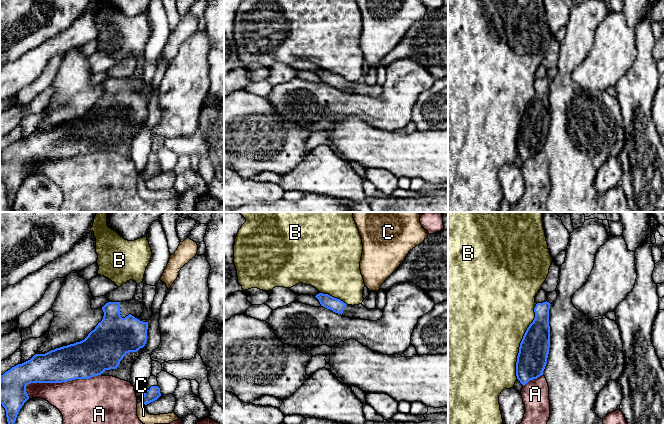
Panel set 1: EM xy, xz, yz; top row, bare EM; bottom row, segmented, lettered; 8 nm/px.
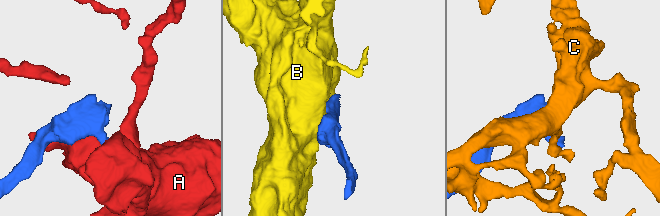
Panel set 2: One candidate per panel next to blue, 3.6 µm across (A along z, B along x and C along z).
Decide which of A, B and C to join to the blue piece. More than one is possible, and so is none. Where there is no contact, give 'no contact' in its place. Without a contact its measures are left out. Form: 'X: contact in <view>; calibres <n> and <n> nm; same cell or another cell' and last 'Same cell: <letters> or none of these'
A: contact in xy; calibres 280 and 360 nm; another cell
B: contact in yz; calibres 240 and 500 nm; another cell
C: contact in xy; calibres 100 and 90 nm; another cell
Same cell: none of these

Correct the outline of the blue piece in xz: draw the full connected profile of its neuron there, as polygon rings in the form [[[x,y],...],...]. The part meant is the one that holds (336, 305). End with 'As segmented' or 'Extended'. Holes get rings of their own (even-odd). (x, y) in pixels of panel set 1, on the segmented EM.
[[[319,293],[315,296],[321,306],[332,310],[335,313],[341,314],[344,317],[377,321],[382,318],[383,311],[380,309],[367,309],[362,304],[347,305],[340,299],[334,298],[328,294]]]. Extended

